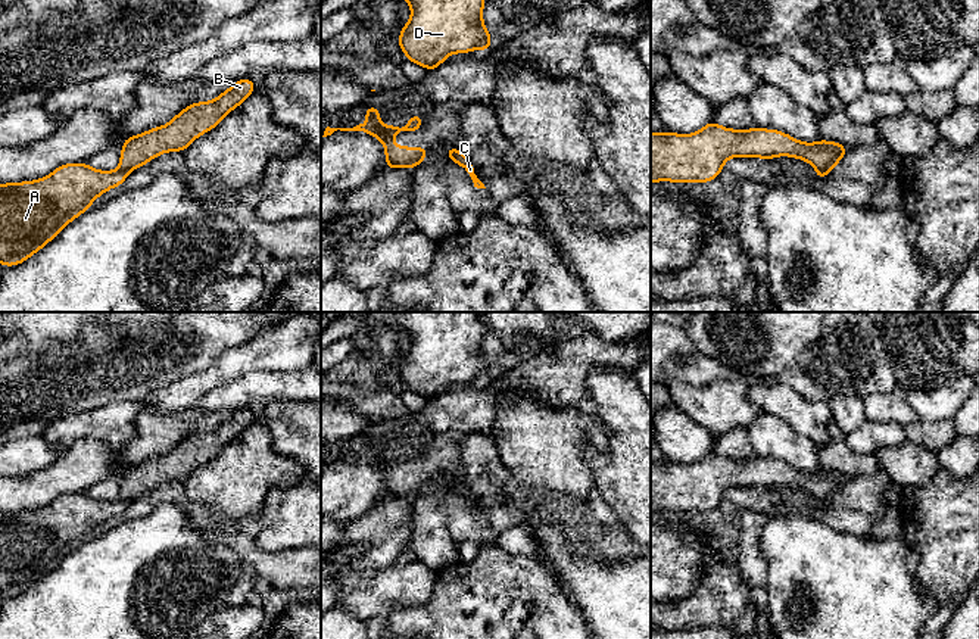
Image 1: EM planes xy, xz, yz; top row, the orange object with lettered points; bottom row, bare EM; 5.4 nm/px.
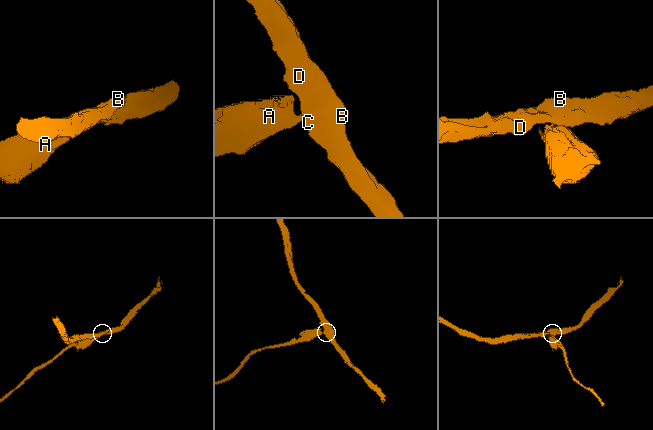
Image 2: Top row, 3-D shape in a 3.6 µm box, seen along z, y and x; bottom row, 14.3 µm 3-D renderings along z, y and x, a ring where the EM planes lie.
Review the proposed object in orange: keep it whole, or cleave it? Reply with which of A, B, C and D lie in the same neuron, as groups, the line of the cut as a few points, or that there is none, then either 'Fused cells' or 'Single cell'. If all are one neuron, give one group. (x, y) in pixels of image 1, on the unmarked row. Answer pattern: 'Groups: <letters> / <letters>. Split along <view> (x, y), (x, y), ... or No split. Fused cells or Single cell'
Groups: A / B C D. Split along xy (119, 496), (128, 501). Fused cells

